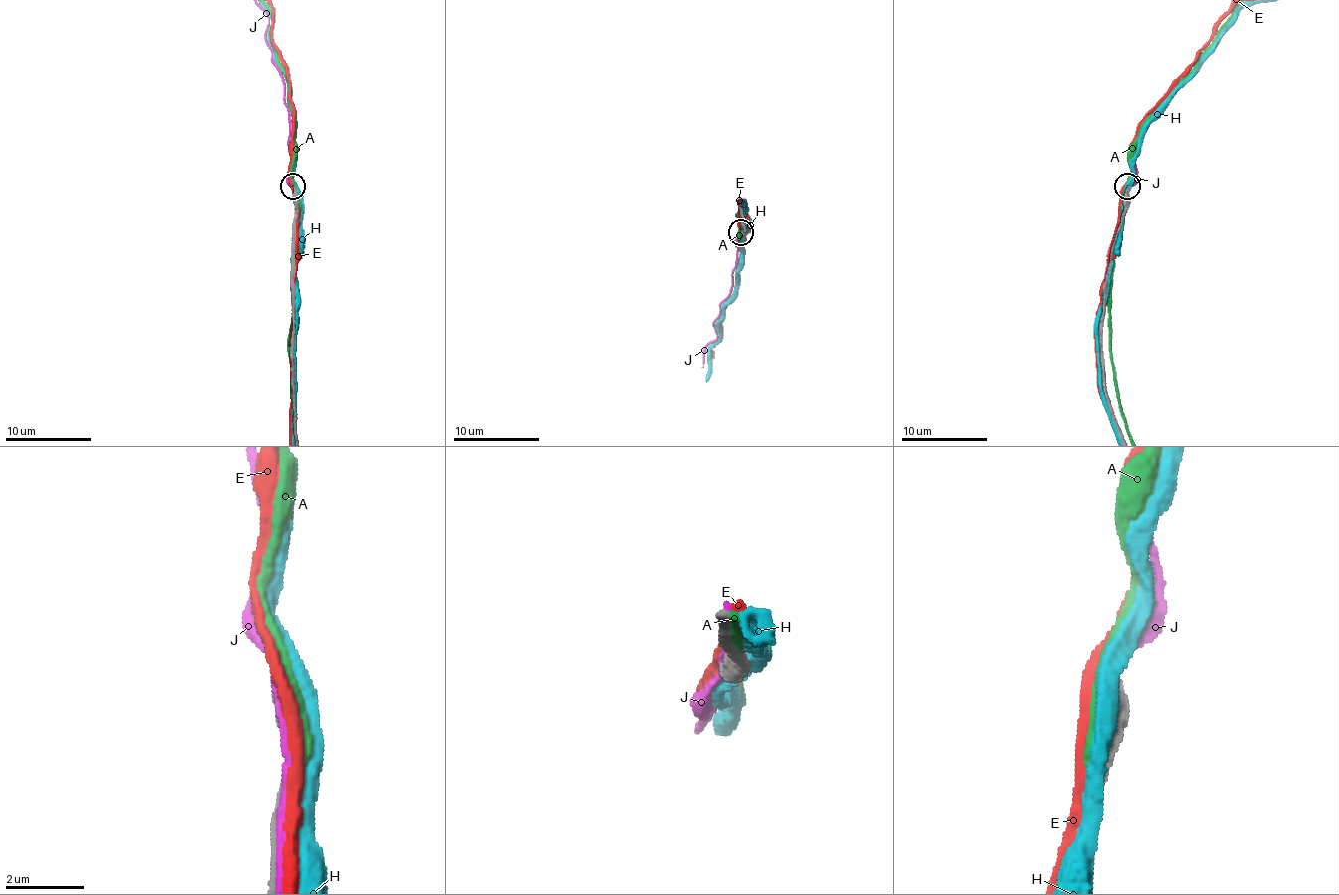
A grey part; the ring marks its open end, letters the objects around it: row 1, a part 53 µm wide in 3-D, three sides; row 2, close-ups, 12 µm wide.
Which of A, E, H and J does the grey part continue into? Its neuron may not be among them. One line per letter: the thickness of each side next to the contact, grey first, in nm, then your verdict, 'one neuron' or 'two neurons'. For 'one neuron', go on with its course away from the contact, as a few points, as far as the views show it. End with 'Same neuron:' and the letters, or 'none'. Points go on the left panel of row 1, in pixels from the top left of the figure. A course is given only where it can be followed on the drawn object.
A: 650/280 nm | two neurons
E: 600/340 nm | two neurons
H: 480/460 nm | two neurons
J: 650/180 nm | two neurons
Same neuron: none

